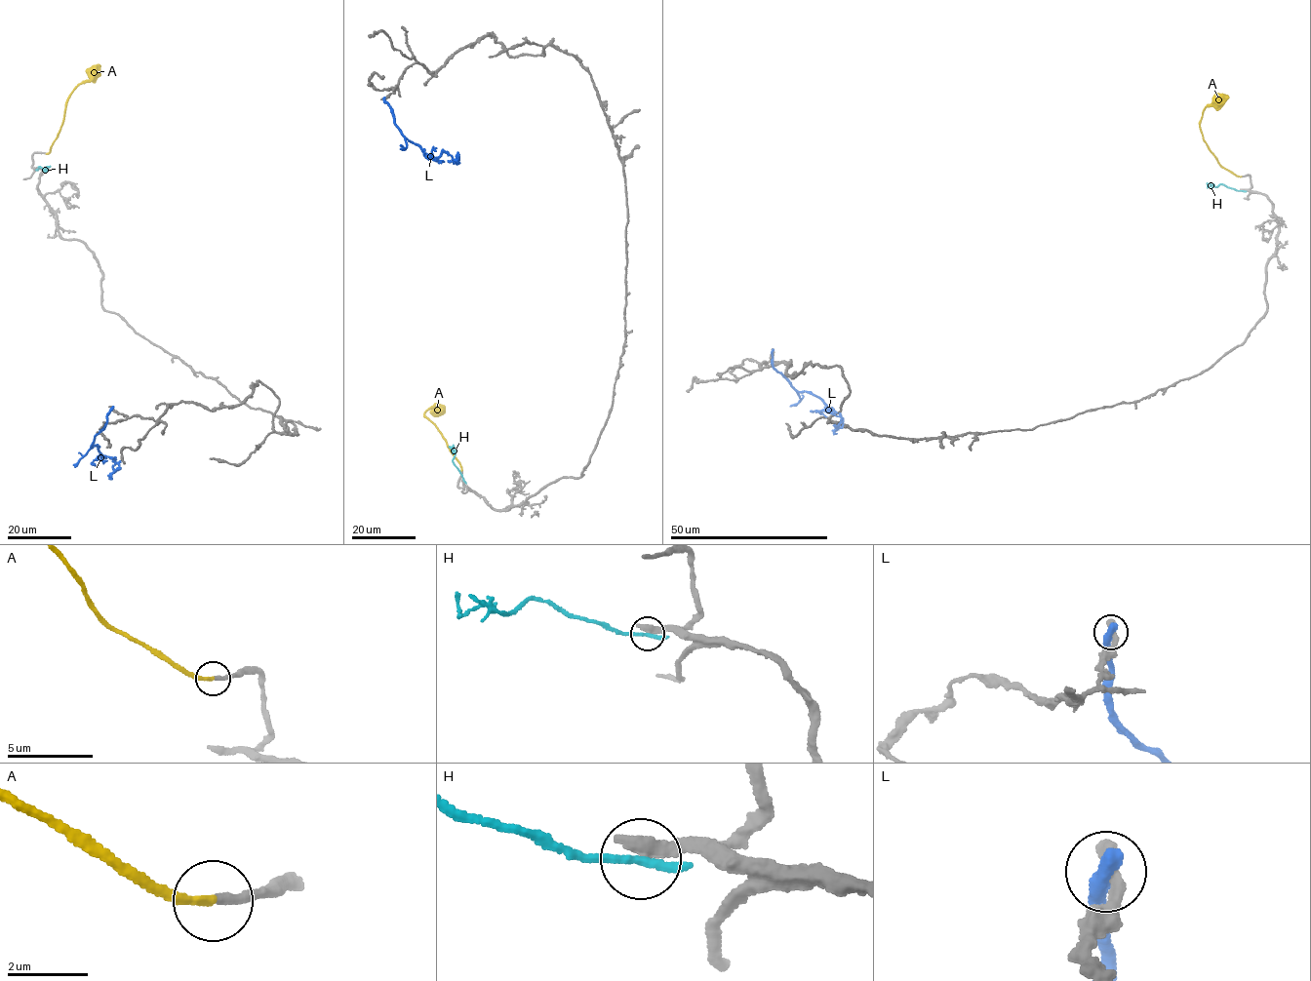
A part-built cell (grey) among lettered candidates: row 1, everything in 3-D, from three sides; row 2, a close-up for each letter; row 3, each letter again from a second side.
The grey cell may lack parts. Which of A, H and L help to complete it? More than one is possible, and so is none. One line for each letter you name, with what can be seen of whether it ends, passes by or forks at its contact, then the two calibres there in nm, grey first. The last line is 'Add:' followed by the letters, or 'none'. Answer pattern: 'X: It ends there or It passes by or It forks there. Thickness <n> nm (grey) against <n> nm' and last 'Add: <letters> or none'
A: It ends there. Thickness 240 nm (grey) against 200 nm
Add: A

